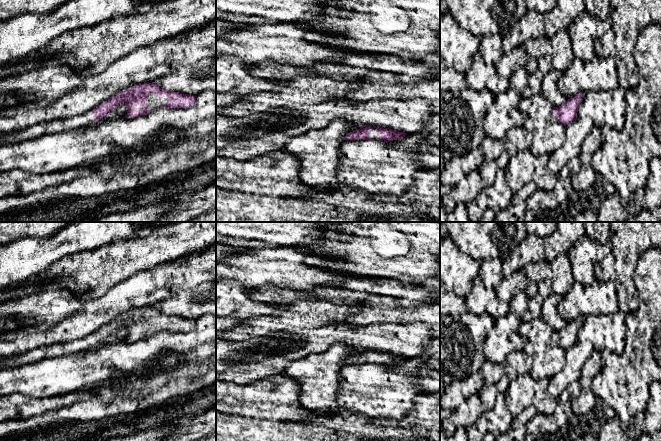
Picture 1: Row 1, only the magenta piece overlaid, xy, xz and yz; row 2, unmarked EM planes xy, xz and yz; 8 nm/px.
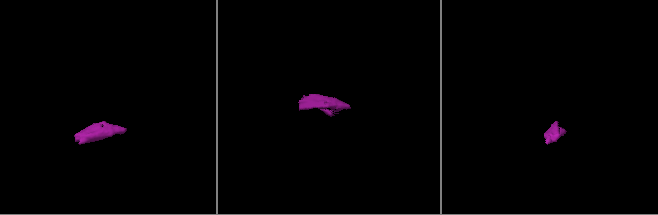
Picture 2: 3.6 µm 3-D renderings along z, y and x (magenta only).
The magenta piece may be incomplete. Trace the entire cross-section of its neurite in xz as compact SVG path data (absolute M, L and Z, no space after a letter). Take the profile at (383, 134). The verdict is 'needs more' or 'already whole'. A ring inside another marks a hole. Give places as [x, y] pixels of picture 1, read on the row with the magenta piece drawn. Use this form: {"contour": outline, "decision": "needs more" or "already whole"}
{"contour": "M362 126L360 129L348 133L345 140L379 140L389 142L392 140L399 140L405 137L405 132L393 131L388 128L376 127L376 126Z", "decision": "needs more"}

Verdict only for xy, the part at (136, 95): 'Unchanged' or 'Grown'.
Grown

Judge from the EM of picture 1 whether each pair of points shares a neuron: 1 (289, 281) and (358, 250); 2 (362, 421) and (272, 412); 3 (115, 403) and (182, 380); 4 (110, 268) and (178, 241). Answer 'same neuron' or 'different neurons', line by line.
1: different neurons
2: different neurons
3: same neuron
4: same neuron

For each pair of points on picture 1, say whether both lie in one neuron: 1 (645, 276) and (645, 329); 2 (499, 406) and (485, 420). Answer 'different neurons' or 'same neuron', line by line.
1: same neuron
2: same neuron

